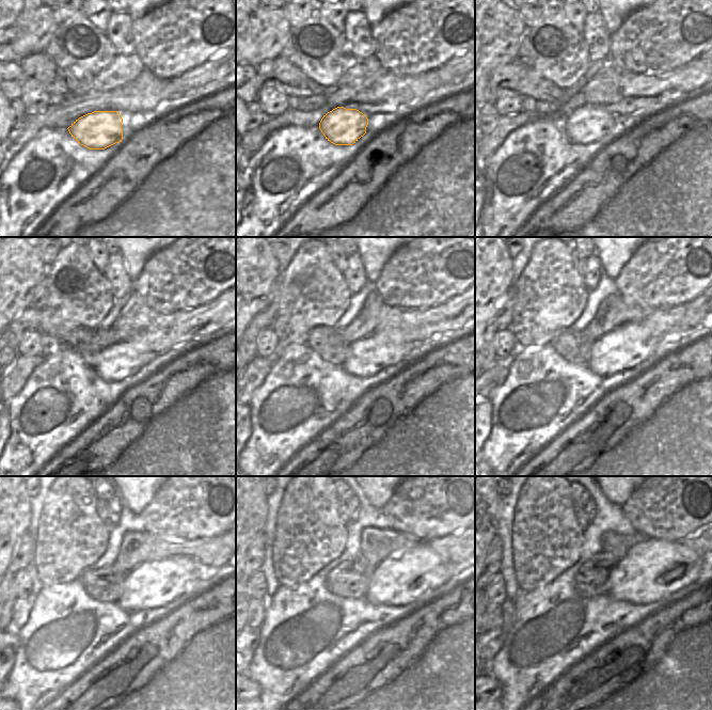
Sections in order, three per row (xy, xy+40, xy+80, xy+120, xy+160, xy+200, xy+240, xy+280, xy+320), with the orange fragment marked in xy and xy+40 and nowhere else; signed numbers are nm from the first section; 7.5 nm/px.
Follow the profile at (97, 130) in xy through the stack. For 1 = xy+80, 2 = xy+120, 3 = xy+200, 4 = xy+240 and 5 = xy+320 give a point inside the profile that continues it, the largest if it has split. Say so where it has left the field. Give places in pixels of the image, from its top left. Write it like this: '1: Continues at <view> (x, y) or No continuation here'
1: Continues at xy+80 (587, 124)
2: Continues at xy+120 (116, 362)
3: Continues at xy+200 (630, 344)
4: Continues at xy+240 (153, 584)
5: Continues at xy+320 (651, 570)

